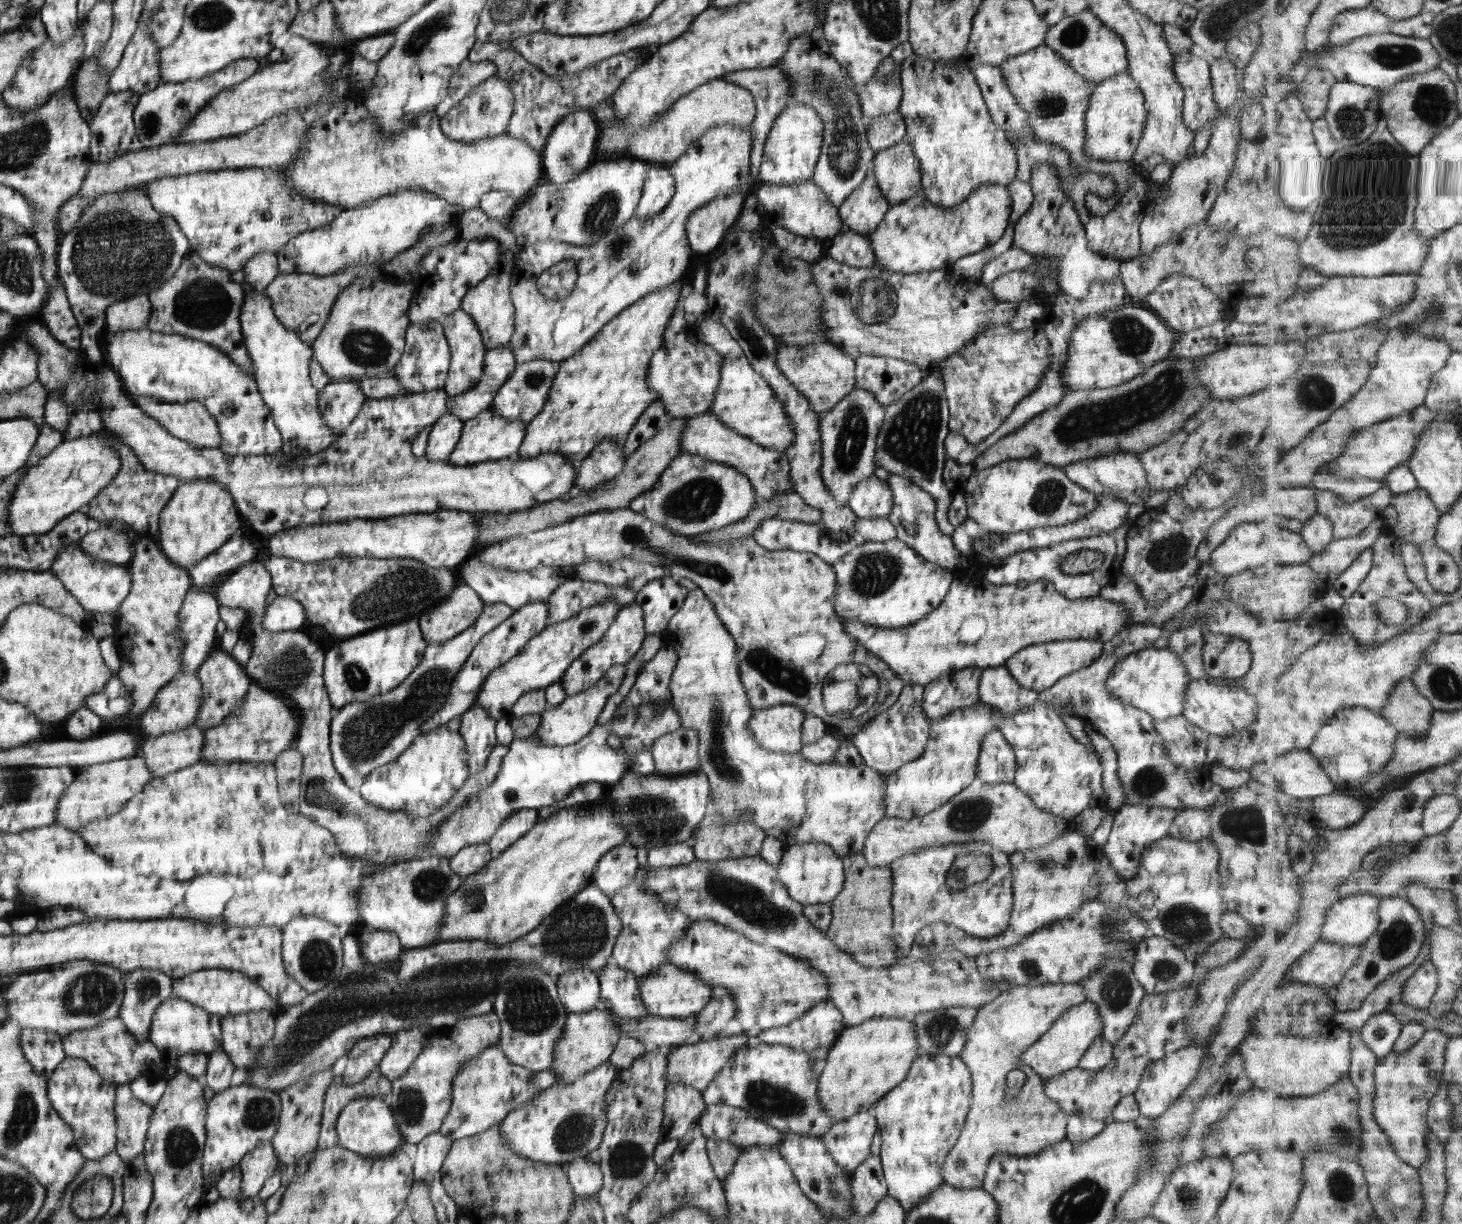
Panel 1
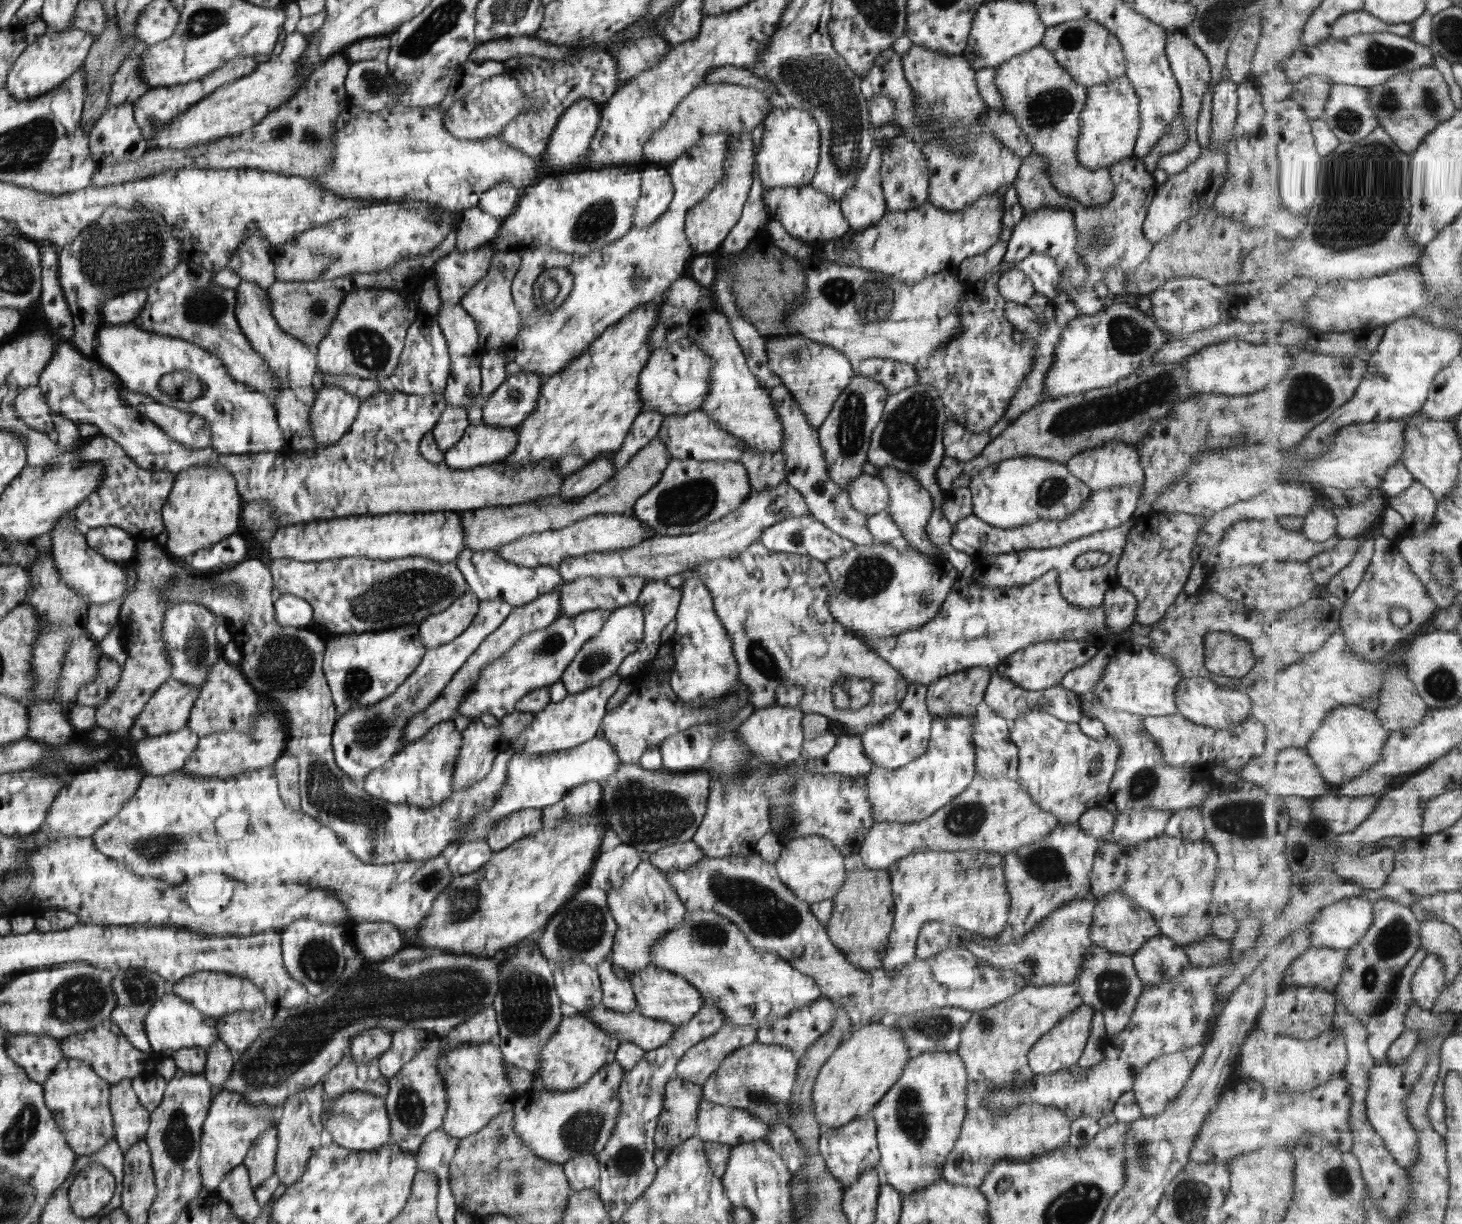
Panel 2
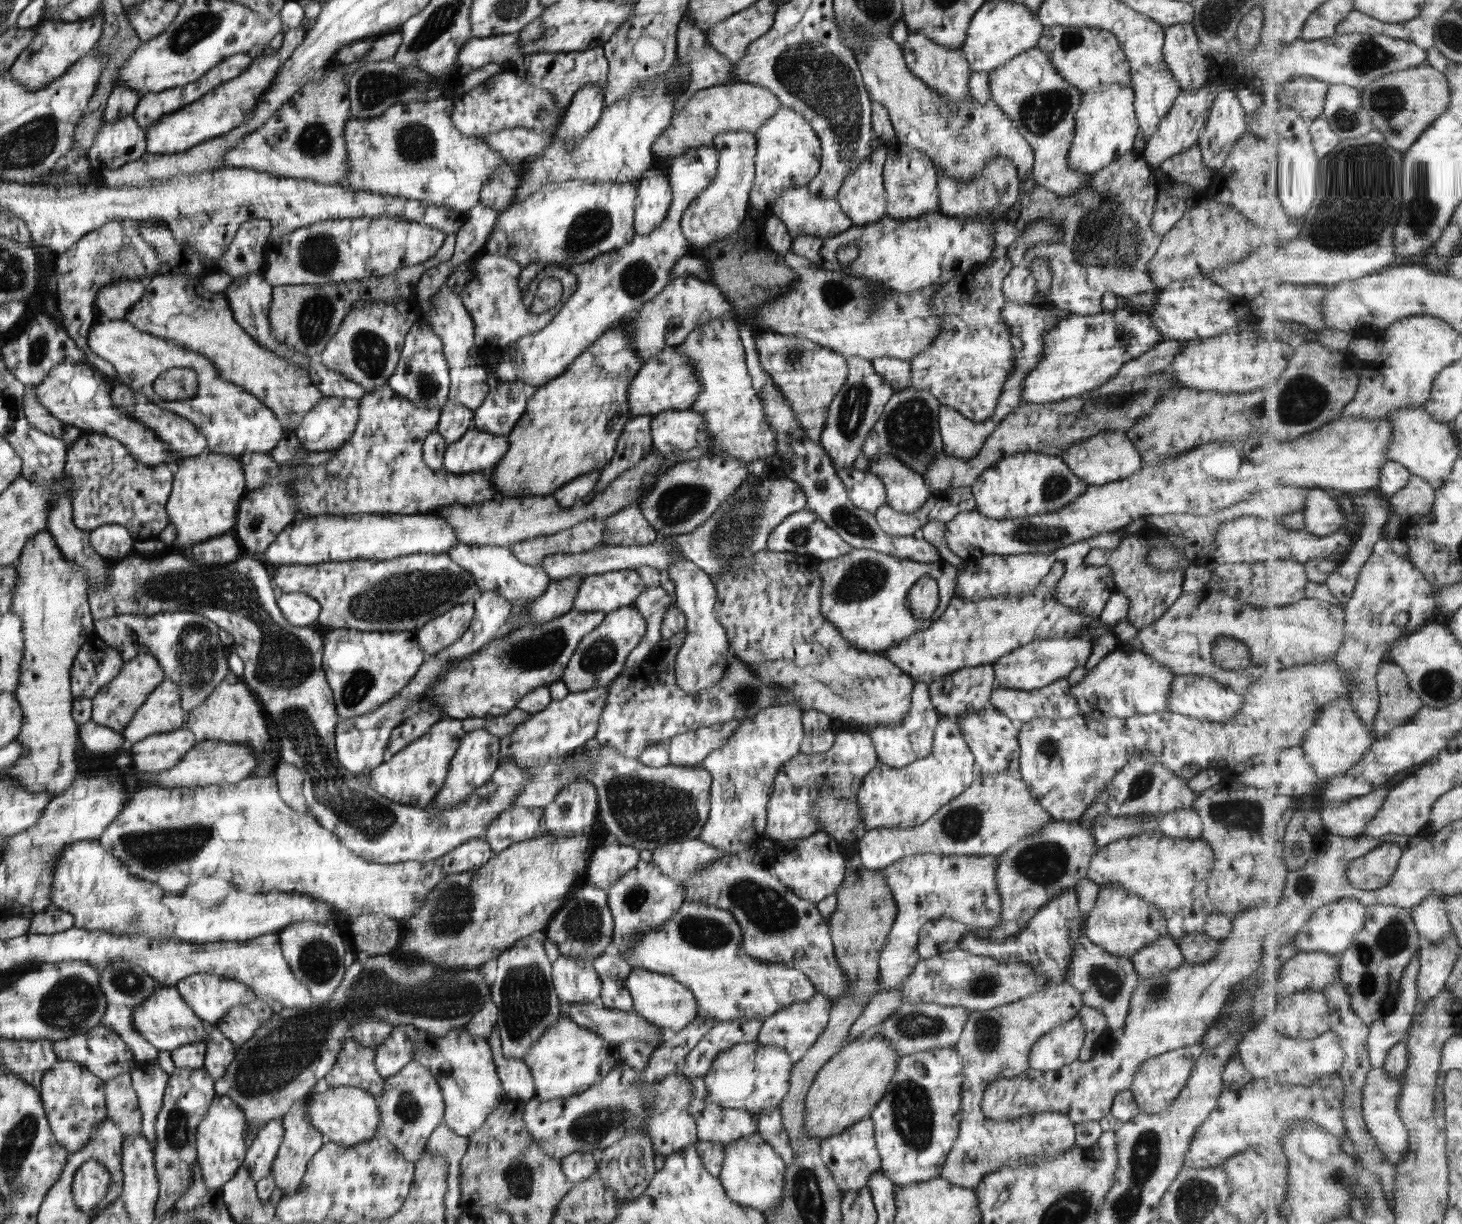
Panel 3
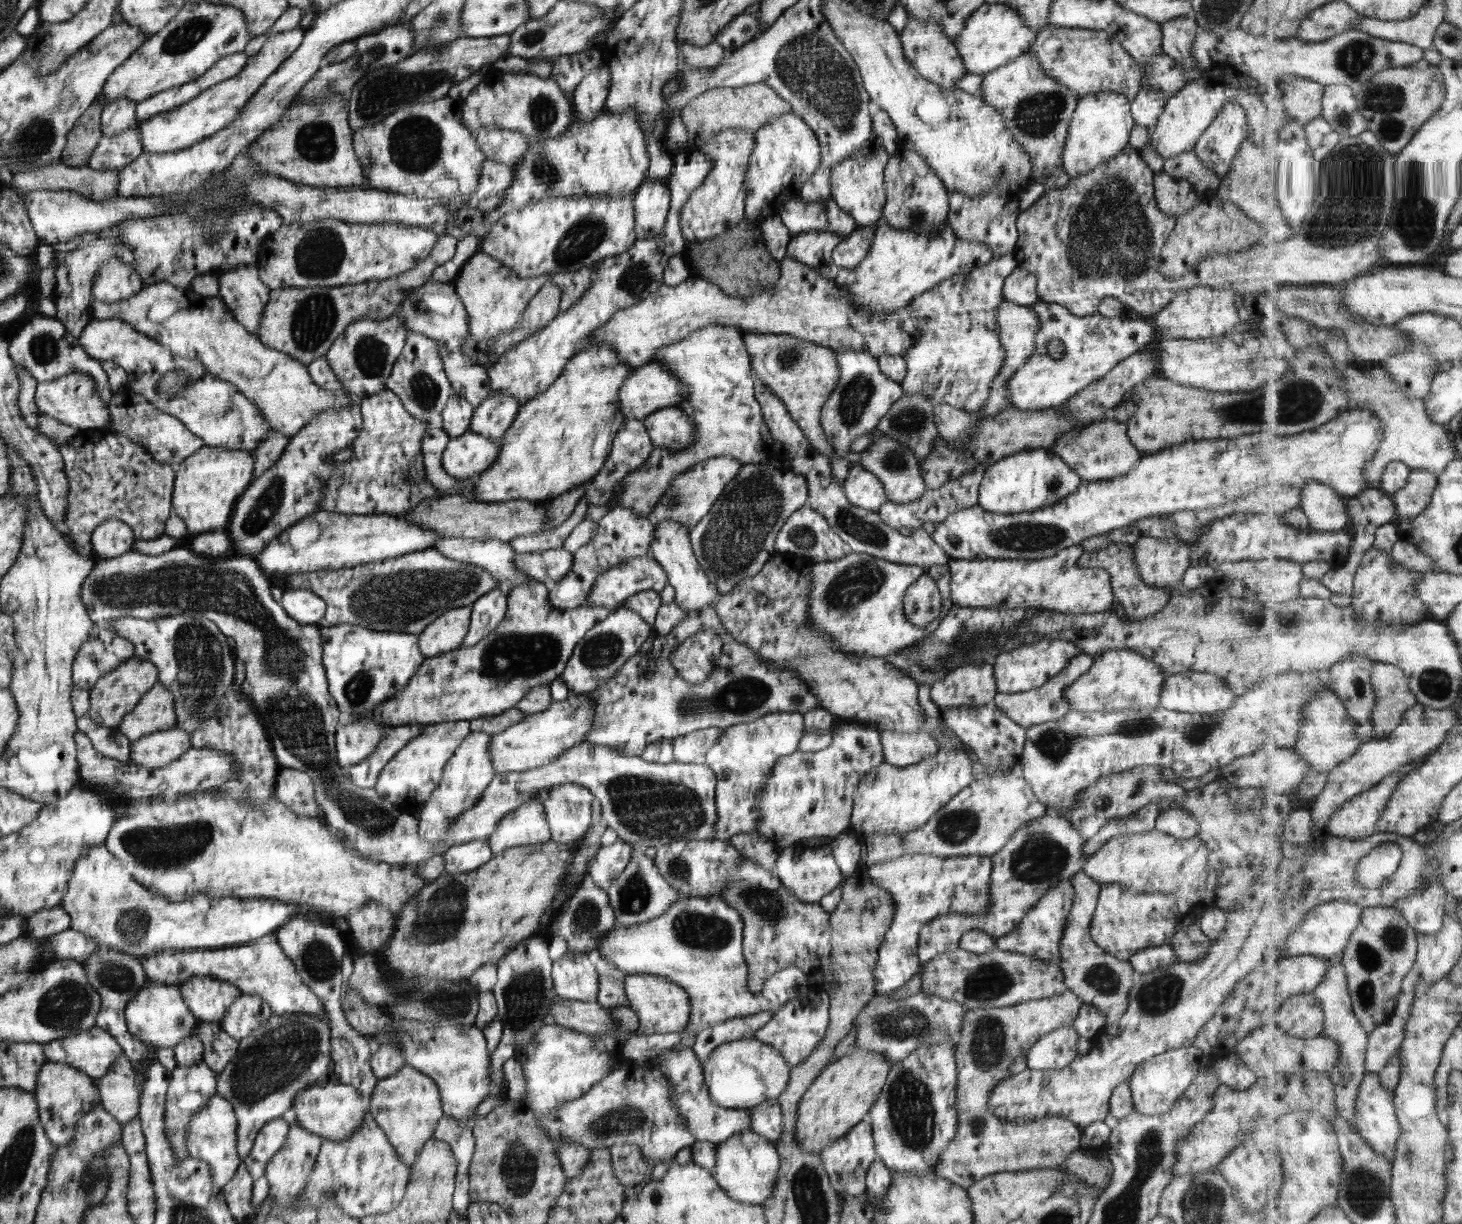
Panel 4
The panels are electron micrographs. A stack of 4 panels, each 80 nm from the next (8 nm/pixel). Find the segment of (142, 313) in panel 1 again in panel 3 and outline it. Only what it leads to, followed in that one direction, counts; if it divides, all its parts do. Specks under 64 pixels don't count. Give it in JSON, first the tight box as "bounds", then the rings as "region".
{"bounds":[97,278,146,320],"region":[[[121,278],[101,287],[97,294],[99,311],[108,320],[121,320],[128,309],[135,306],[145,294],[146,282]]]}

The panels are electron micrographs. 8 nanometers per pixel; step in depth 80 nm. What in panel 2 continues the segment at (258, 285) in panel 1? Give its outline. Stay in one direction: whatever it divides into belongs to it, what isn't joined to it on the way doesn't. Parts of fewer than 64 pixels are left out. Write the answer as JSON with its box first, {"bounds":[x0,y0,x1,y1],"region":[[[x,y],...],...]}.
{"bounds":[227,224,276,290],"region":[[[251,224],[250,230],[247,230],[247,238],[243,239],[243,243],[231,255],[227,268],[239,275],[241,280],[257,282],[259,287],[266,290],[276,280],[268,248],[269,244],[259,235],[257,225]]]}

